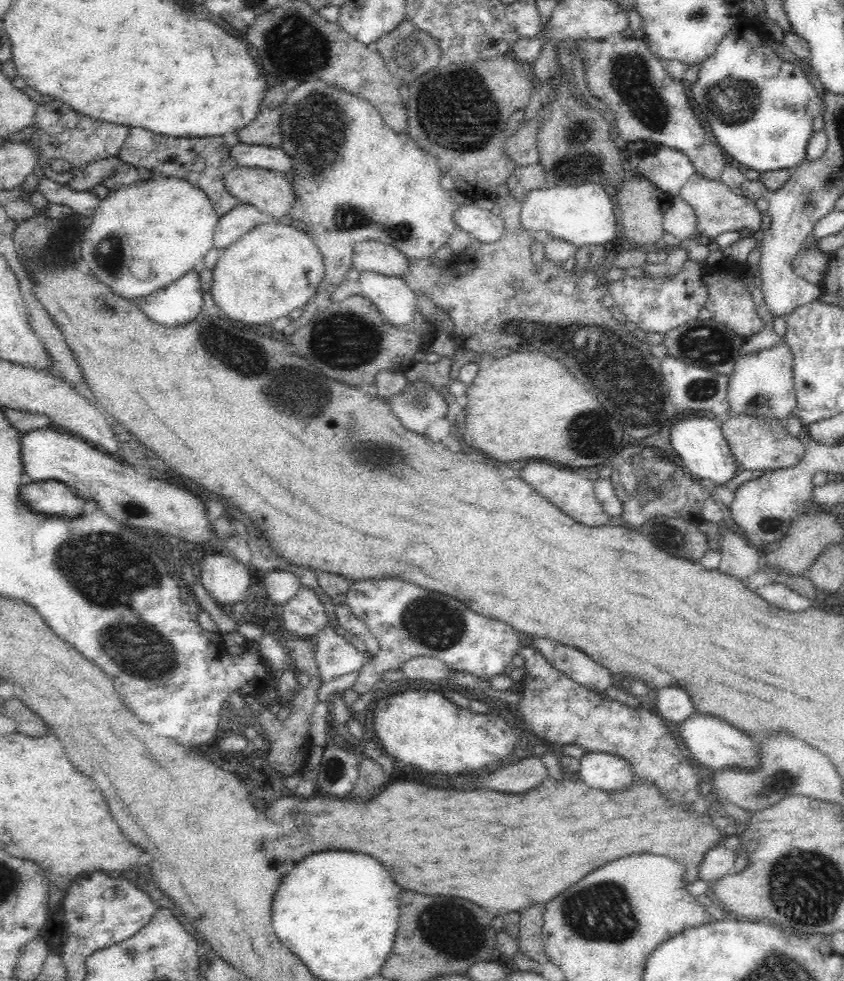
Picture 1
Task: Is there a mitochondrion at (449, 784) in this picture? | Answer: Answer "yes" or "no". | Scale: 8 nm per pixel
no

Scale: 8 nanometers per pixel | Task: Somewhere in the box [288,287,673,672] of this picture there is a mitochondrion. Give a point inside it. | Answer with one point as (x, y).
(623, 375)

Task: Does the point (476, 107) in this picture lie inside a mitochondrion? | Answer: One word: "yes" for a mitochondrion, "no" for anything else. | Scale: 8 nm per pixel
yes

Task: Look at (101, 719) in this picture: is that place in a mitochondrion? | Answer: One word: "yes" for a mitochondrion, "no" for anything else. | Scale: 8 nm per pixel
no

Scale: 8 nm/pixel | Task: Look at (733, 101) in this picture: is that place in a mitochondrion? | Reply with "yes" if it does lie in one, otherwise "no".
yes

